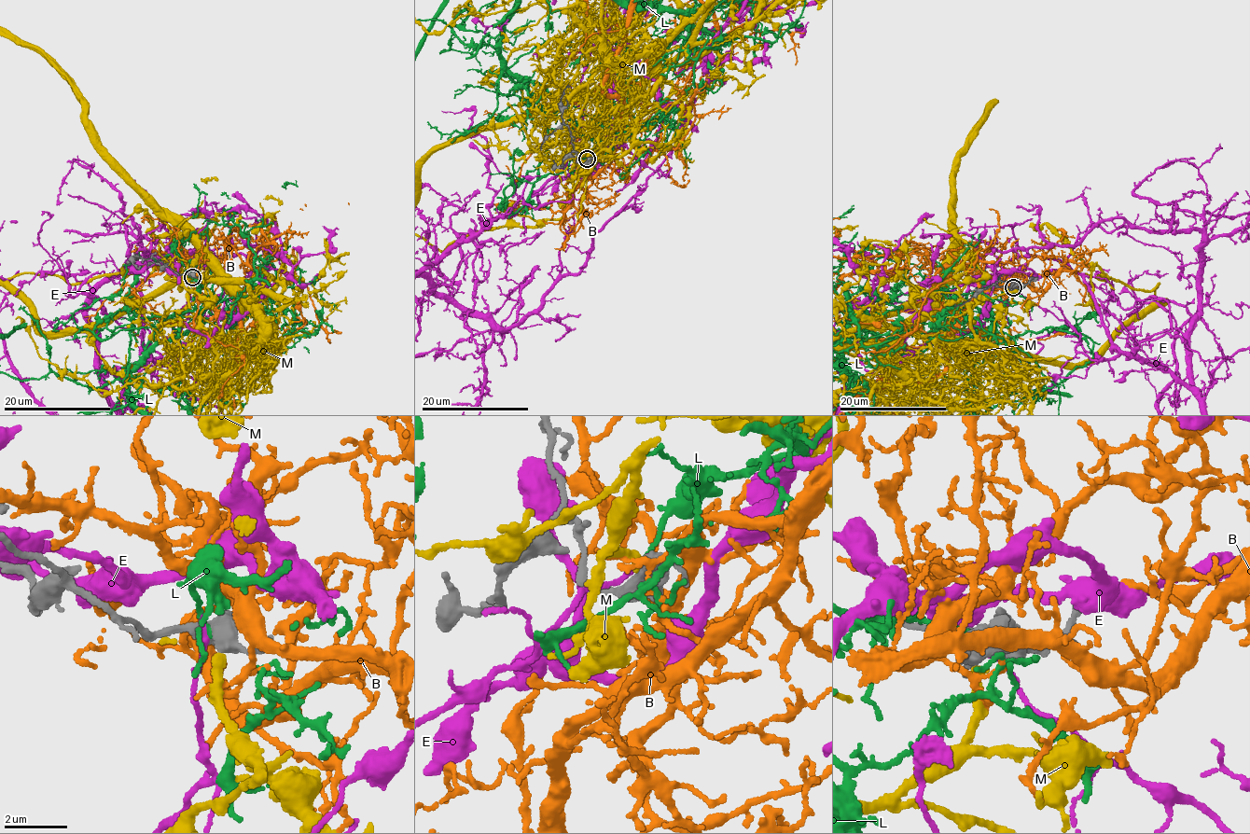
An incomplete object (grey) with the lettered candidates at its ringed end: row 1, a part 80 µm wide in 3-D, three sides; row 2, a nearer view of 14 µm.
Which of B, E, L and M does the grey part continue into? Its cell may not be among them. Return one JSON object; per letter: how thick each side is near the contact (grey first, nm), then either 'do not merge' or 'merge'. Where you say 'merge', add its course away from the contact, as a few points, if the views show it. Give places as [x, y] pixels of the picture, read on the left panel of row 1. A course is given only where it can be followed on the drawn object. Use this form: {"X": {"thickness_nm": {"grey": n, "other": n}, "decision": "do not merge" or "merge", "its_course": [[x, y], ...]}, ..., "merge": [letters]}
{"B": {"thickness_nm": {"grey": 320, "other": 190}, "decision": "do not merge"}, "E": {"thickness_nm": {"grey": 650, "other": 200}, "decision": "do not merge"}, "L": {"thickness_nm": {"grey": 500, "other": 120}, "decision": "do not merge"}, "M": {"thickness_nm": {"grey": 440, "other": 320}, "decision": "merge"}, "merge": ["M"]}

